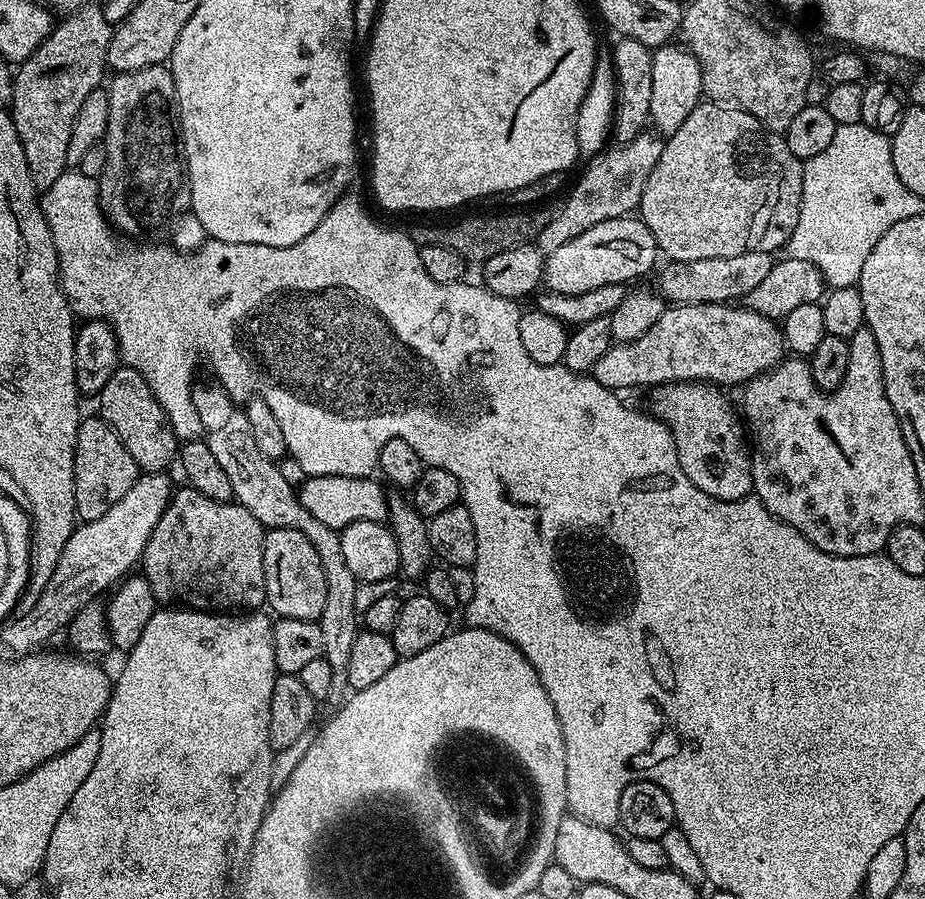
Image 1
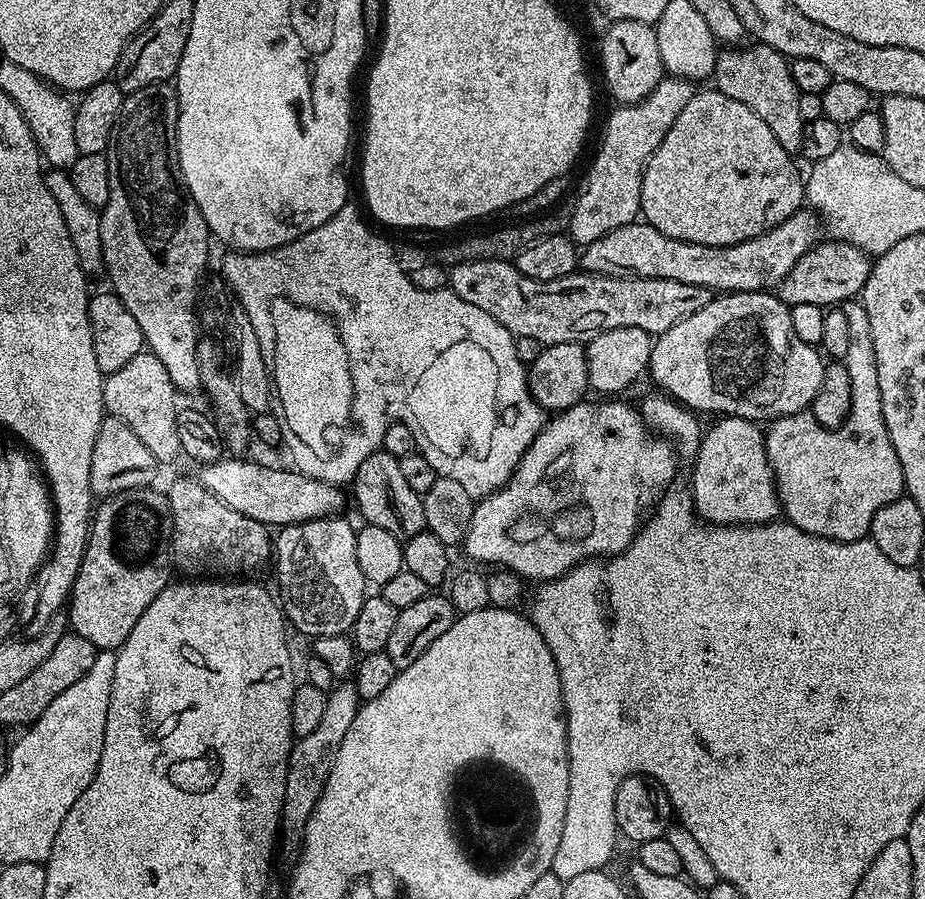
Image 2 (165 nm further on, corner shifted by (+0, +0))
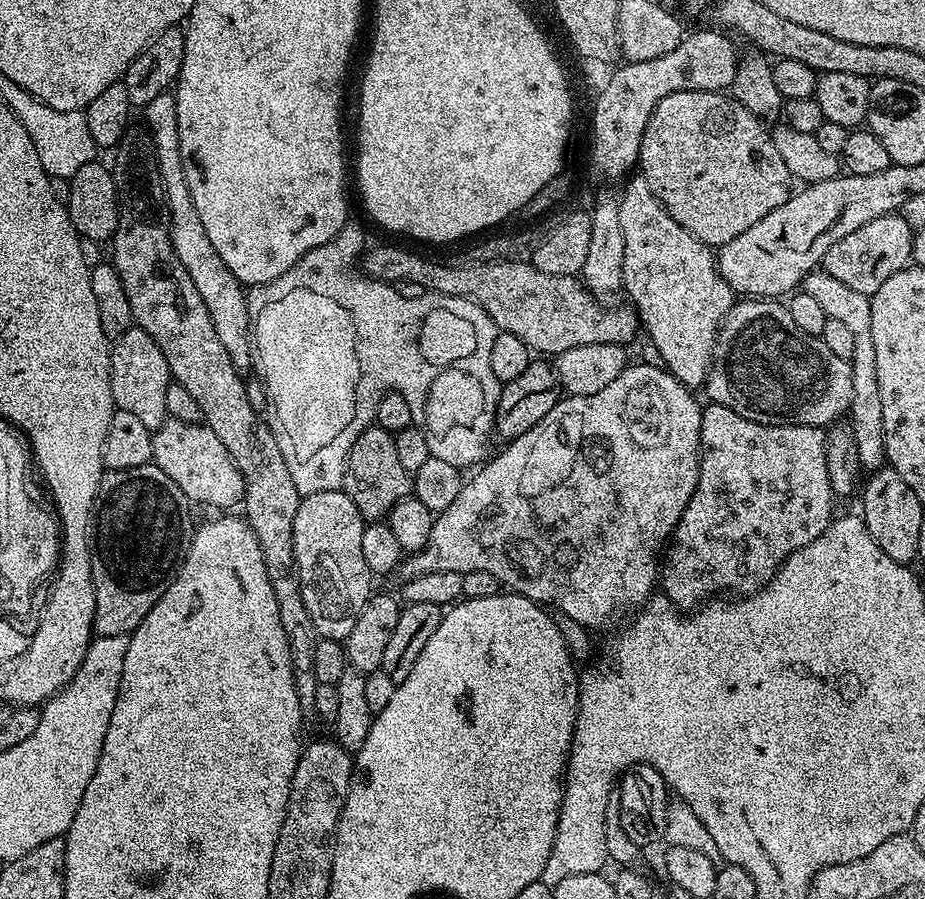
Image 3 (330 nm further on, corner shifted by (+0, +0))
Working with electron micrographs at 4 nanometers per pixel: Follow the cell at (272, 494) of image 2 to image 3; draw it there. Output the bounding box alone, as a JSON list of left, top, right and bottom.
[152,419,244,510]

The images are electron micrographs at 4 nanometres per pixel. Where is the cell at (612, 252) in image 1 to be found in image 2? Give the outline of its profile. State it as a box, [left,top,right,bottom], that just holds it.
[578,210,822,293]

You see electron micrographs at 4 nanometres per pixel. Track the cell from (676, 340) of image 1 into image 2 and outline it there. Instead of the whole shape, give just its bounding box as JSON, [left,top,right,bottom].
[648,290,826,422]

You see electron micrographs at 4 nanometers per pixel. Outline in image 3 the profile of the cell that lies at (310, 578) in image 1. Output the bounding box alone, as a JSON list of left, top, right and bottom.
[294,490,374,641]

